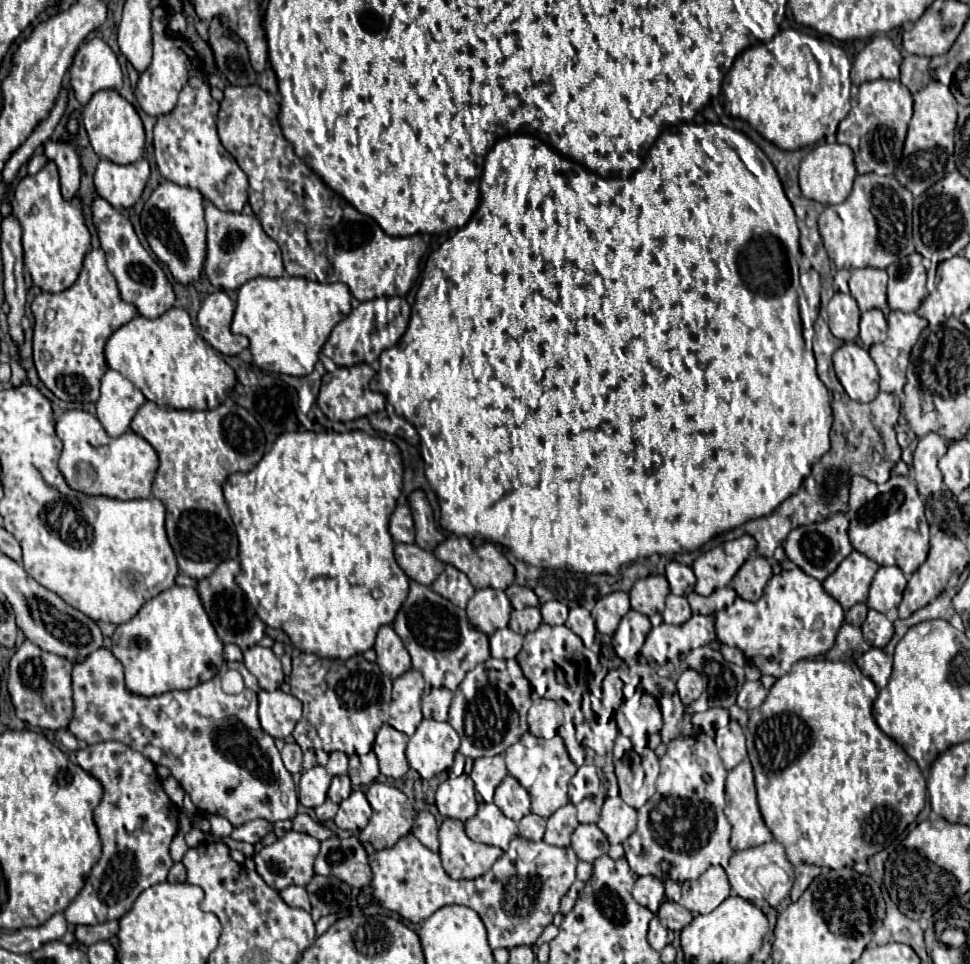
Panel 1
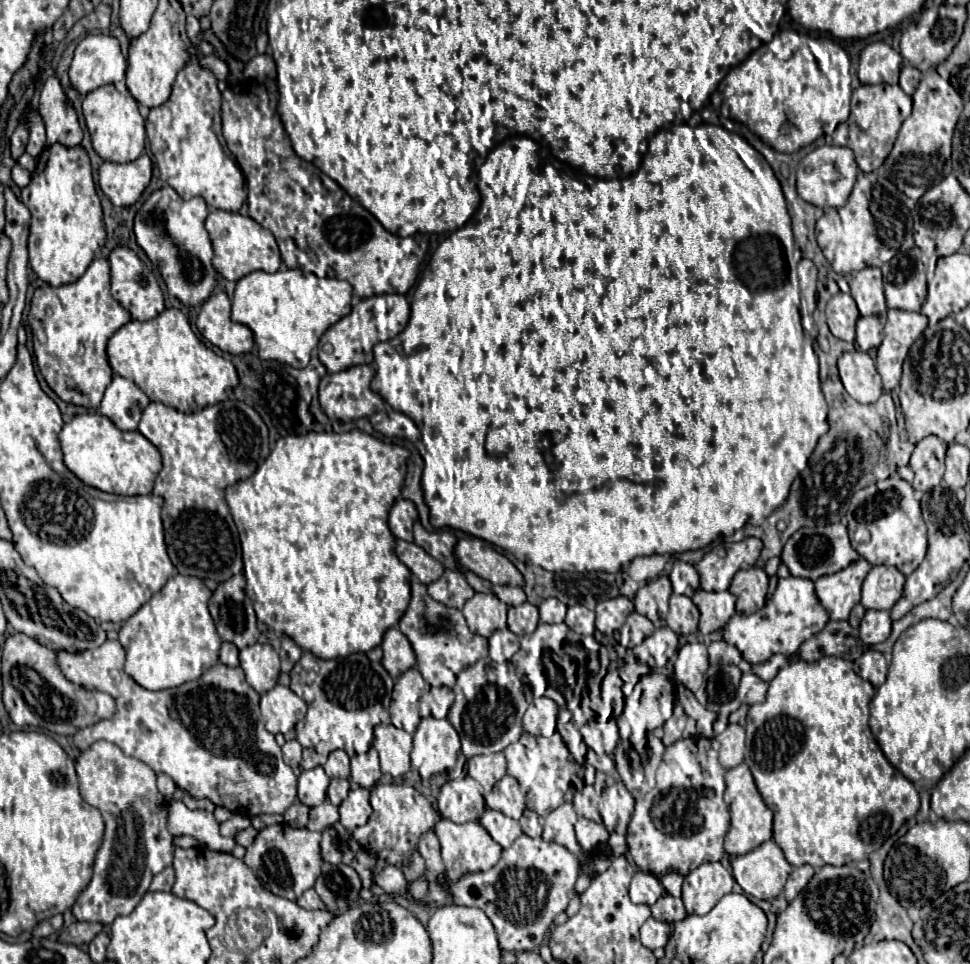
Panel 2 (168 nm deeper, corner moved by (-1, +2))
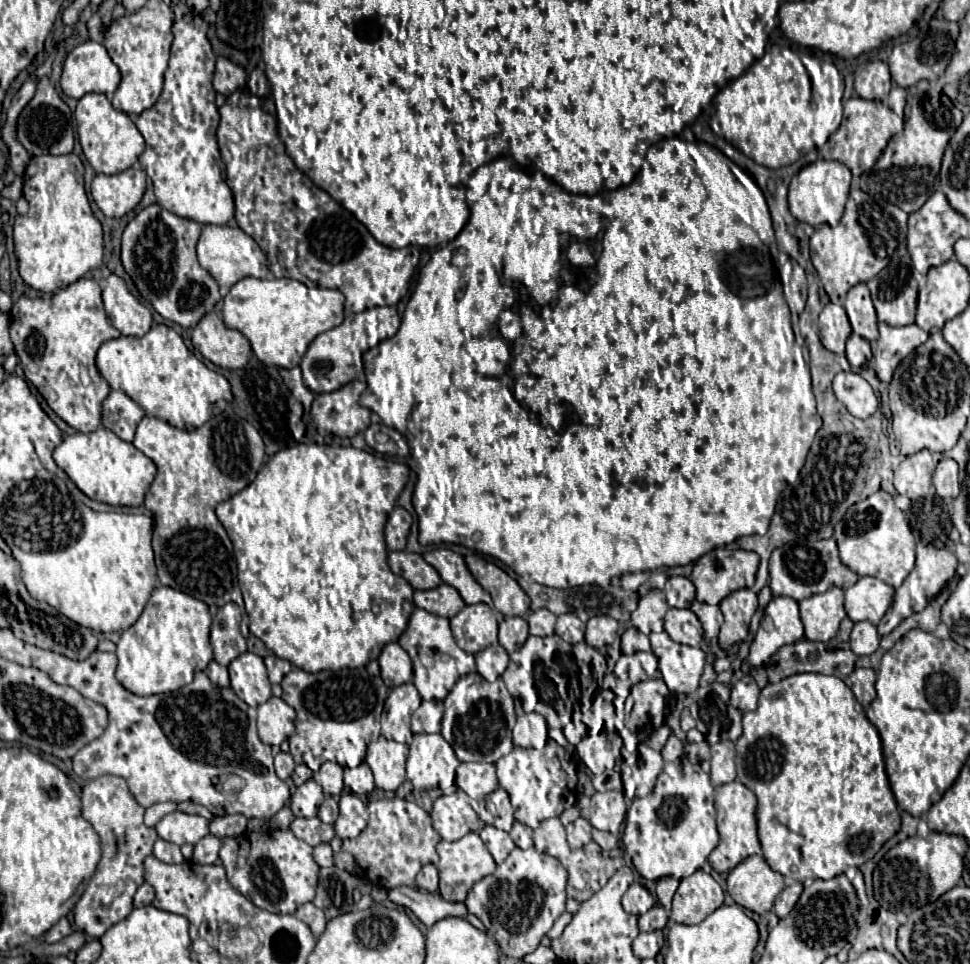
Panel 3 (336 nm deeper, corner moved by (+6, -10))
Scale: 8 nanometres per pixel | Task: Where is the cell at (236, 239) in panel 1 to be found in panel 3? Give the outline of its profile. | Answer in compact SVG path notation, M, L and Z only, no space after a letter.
M215 224L203 226L203 232L197 244L197 256L199 256L199 264L217 280L221 288L231 288L237 280L245 276L253 276L253 278L269 276L267 256L263 254L259 244L251 236L247 236L241 228L215 226Z

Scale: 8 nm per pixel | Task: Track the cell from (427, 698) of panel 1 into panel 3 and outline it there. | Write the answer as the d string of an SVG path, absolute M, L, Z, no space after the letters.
M445 700L422 701L421 706L411 719L412 732L414 734L439 733L441 716L445 716Z

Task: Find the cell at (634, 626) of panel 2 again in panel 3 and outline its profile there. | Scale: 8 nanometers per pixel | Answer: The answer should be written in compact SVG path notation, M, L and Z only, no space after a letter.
M629 626L621 636L621 652L632 655L639 651L650 651L651 644L648 636L641 634L637 628Z

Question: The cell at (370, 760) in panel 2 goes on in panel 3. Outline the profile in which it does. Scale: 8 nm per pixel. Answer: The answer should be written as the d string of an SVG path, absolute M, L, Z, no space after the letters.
M361 762L357 768L345 768L345 786L355 794L369 794L375 788L371 768Z

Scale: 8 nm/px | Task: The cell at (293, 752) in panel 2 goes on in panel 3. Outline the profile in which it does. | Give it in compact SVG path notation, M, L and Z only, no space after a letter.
M279 752L279 754L275 756L275 772L277 772L277 776L279 776L281 780L287 780L287 778L291 776L293 768L295 768L295 762L293 762L291 754Z

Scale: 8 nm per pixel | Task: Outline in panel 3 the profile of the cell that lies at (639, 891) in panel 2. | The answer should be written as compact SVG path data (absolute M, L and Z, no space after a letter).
M637 882L631 884L629 890L627 890L625 896L623 896L623 908L625 908L625 912L635 914L635 916L645 914L653 904L655 904L653 896L647 892L645 886L641 886L641 884L637 884Z

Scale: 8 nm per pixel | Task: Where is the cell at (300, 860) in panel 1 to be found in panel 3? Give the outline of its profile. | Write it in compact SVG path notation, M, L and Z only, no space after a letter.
M291 830L249 832L247 836L221 838L219 858L227 870L229 884L267 912L295 914L299 906L315 898L319 866L313 860L313 848L295 838Z

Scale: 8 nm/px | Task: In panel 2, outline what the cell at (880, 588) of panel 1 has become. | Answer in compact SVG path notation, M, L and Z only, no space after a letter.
M874 566L862 584L862 606L874 610L892 610L902 596L904 574L892 566Z

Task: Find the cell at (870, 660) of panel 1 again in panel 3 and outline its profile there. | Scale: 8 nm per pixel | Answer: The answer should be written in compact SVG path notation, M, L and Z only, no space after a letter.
M855 668L849 674L849 682L851 682L851 690L853 690L857 702L867 710L875 698L875 670Z

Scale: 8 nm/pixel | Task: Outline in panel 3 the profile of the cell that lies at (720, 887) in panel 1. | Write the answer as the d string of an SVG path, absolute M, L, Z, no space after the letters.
M697 870L681 880L675 896L671 920L681 924L699 924L723 904L723 888L711 874Z

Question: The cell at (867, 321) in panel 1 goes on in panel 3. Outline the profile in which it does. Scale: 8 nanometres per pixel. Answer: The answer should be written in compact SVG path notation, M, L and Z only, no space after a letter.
M851 334L849 340L847 340L847 360L853 368L861 368L865 366L869 360L871 360L871 348L869 348L869 342L857 334Z

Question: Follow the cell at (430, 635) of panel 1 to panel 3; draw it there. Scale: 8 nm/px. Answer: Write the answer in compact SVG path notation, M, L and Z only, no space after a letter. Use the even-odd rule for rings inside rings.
M415 608L413 614L411 614L407 630L403 632L403 636L397 642L401 644L401 648L405 648L405 652L413 660L413 684L419 690L423 700L443 700L449 694L449 690L453 688L453 684L461 676L467 676L467 674L475 672L475 658L473 658L473 654L467 654L465 650L461 650L455 644L447 618L433 616L431 612ZM423 656L429 656L433 660L433 664L425 666L421 662Z

